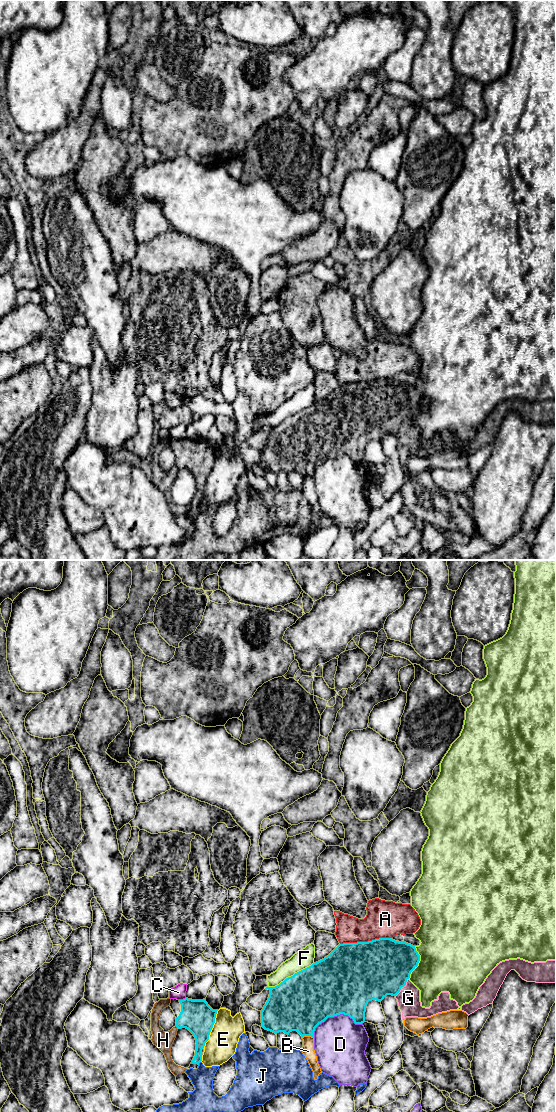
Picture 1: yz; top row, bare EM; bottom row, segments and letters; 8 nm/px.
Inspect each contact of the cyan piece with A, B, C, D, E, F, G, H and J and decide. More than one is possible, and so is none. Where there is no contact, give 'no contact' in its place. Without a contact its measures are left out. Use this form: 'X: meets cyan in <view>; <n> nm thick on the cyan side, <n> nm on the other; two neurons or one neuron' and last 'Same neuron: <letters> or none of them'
A: meets cyan in yz; 480 nm thick on the cyan side, 300 nm on the other; two neurons
B: meets cyan in yz; 420 nm thick on the cyan side, 100 nm on the other; two neurons
C: meets cyan in yz; 260 nm thick on the cyan side, 120 nm on the other; two neurons
D: meets cyan in yz; 480 nm thick on the cyan side, 420 nm on the other; two neurons
E: meets cyan in yz; 260 nm thick on the cyan side, 240 nm on the other; two neurons
F: meets cyan in yz; 460 nm thick on the cyan side, 150 nm on the other; two neurons
G: meets cyan in yz; 460 nm thick on the cyan side, 180 nm on the other; one neuron
H: meets cyan in yz; 260 nm thick on the cyan side, 140 nm on the other; one neuron
J: meets cyan in yz; 140 nm thick on the cyan side, 180 nm on the other; two neurons
Same neuron: G, H

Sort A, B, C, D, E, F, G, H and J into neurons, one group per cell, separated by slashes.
A / B / C / D / E / F / G H / J

